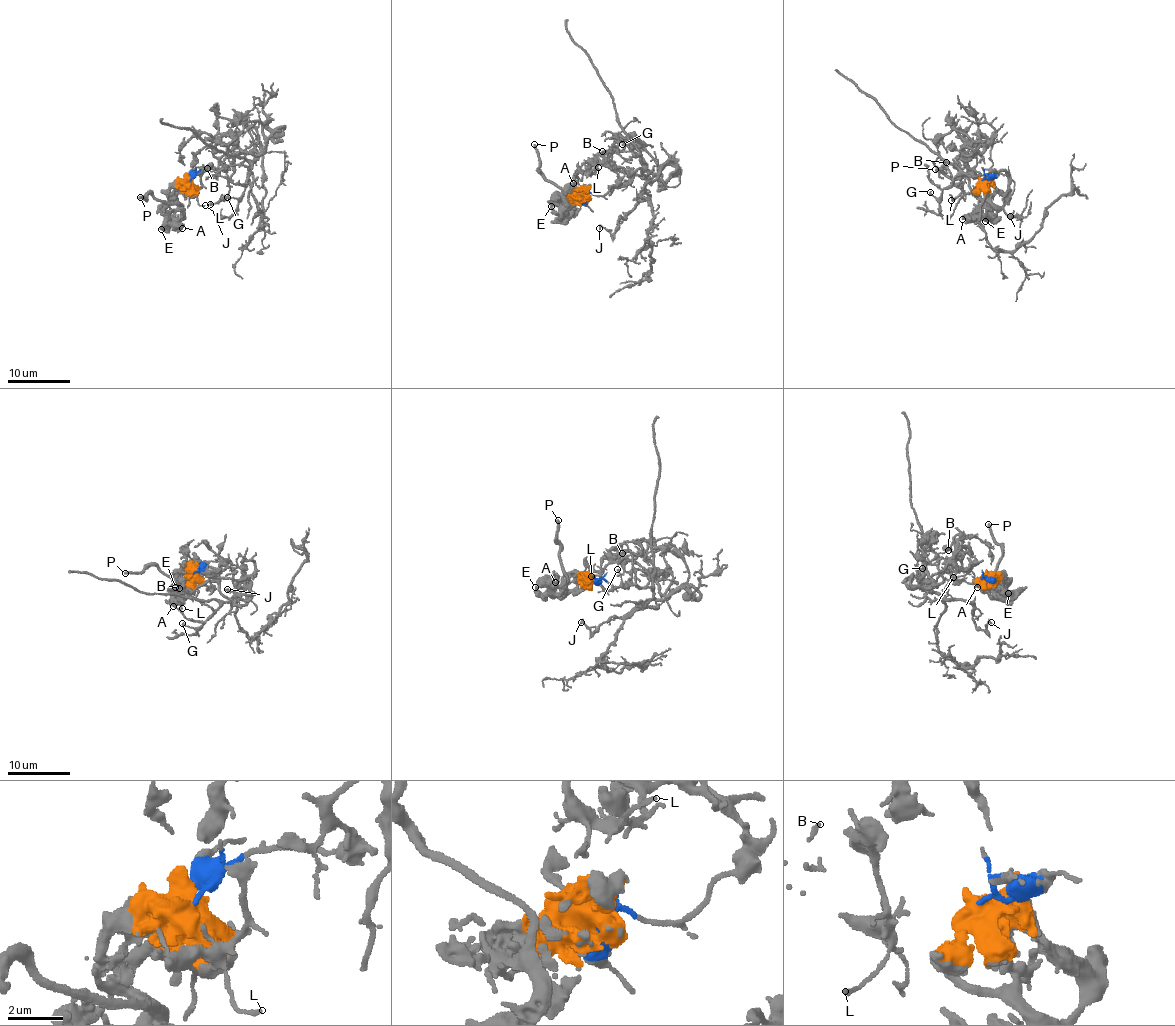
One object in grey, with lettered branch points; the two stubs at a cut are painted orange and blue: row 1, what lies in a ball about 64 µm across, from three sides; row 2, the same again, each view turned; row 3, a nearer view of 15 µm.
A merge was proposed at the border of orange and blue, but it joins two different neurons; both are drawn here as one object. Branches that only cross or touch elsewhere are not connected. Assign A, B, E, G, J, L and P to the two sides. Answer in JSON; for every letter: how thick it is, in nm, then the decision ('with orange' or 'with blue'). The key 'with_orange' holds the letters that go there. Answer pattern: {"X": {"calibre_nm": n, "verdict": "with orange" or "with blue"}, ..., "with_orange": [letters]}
{"A": {"calibre_nm": 360, "verdict": "with orange"}, "B": {"calibre_nm": 90, "verdict": "with blue"}, "E": {"calibre_nm": 360, "verdict": "with orange"}, "G": {"calibre_nm": 160, "verdict": "with blue"}, "J": {"calibre_nm": 180, "verdict": "with blue"}, "L": {"calibre_nm": 130, "verdict": "with blue"}, "P": {"calibre_nm": 280, "verdict": "with orange"}, "with_orange": ["A", "E", "P"]}

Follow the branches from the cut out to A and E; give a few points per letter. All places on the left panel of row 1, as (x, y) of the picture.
A: (188, 181), (179, 182), (170, 190), (164, 208), (168, 221), (181, 228)
E: (188, 181), (179, 182), (170, 190), (167, 203), (169, 225), (160, 229)

